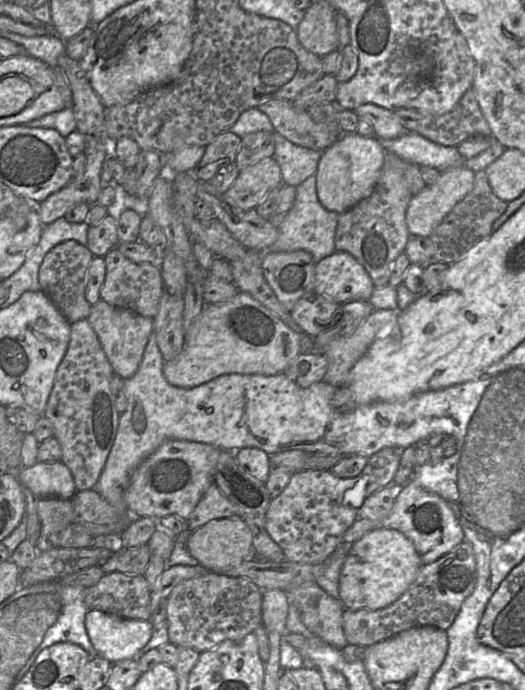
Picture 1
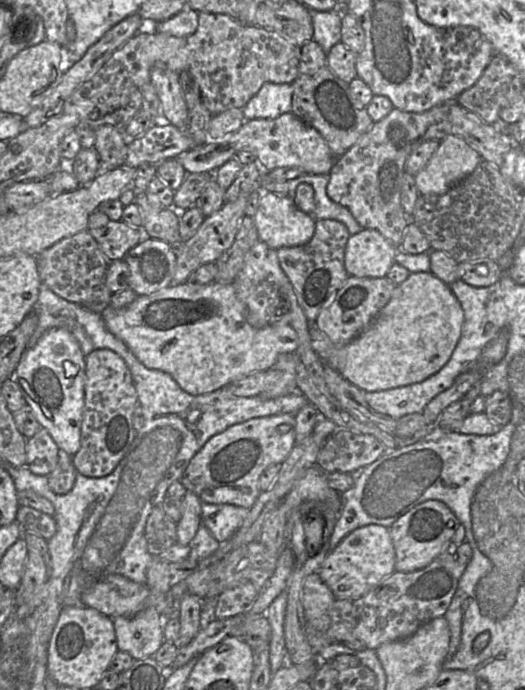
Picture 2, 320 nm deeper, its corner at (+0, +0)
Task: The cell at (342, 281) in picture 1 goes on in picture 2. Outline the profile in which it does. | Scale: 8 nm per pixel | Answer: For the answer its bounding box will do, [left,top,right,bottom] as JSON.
[345,229,397,278]

